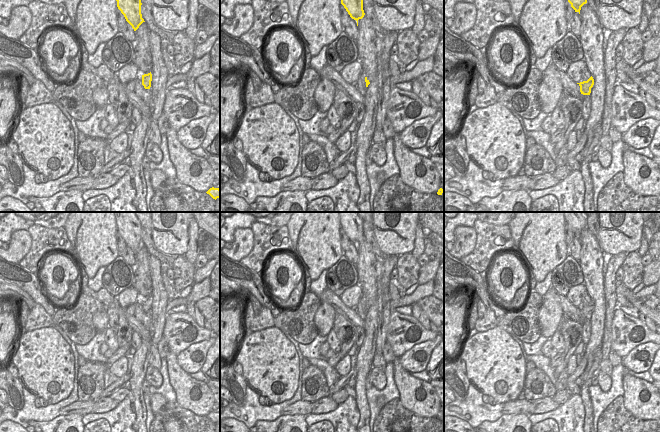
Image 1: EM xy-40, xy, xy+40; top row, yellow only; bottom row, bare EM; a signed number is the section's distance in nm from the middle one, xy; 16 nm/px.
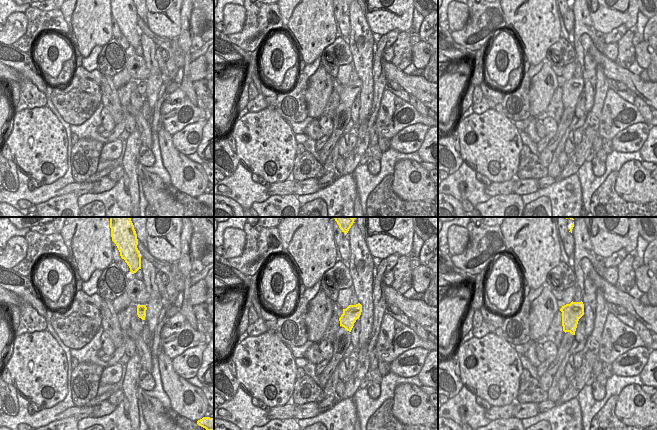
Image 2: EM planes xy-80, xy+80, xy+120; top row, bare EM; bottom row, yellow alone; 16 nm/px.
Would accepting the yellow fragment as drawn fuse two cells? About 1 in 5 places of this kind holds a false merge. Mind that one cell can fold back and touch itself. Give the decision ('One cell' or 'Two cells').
One cell

